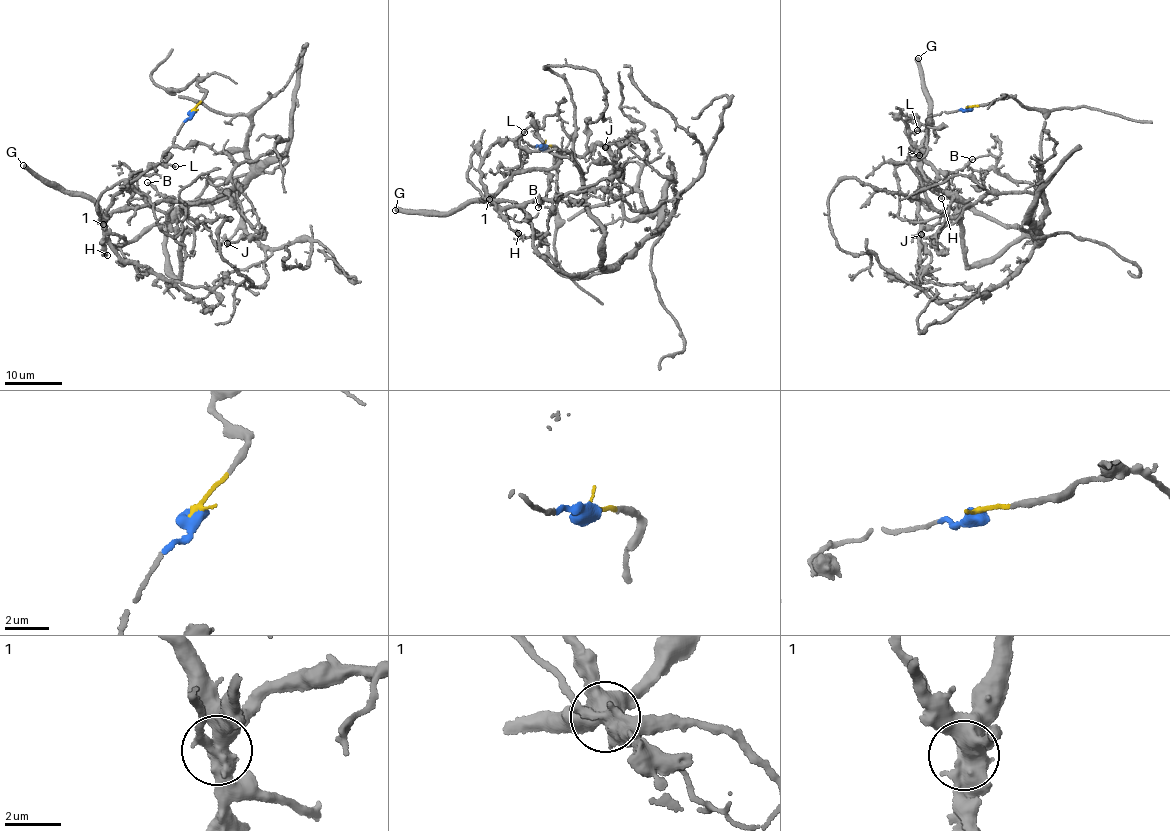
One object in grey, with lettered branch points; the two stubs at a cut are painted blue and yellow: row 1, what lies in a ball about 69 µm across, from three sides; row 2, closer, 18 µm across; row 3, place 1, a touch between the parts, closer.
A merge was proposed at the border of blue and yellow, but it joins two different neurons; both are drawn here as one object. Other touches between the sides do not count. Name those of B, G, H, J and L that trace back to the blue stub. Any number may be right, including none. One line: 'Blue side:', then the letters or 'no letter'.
Blue side: B, G, H, J, L

